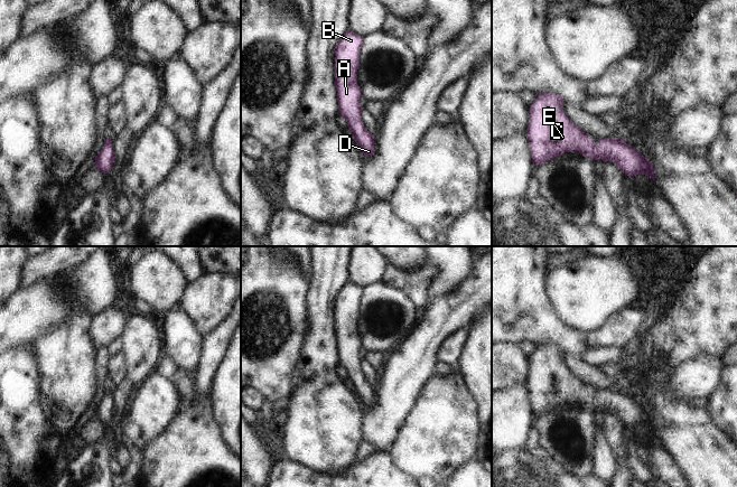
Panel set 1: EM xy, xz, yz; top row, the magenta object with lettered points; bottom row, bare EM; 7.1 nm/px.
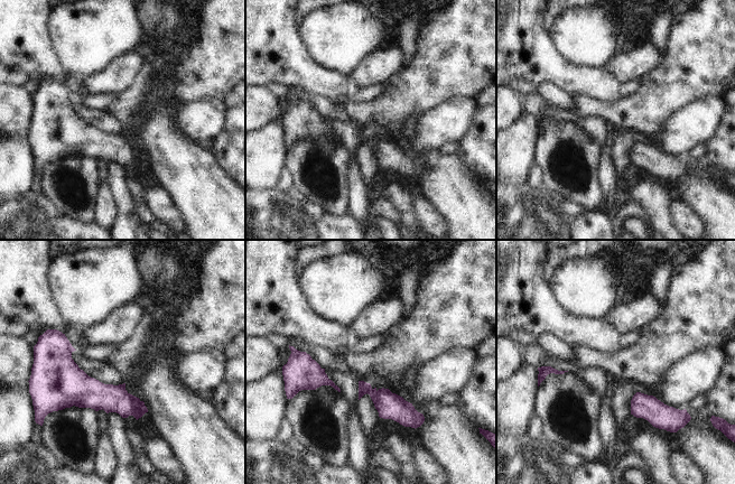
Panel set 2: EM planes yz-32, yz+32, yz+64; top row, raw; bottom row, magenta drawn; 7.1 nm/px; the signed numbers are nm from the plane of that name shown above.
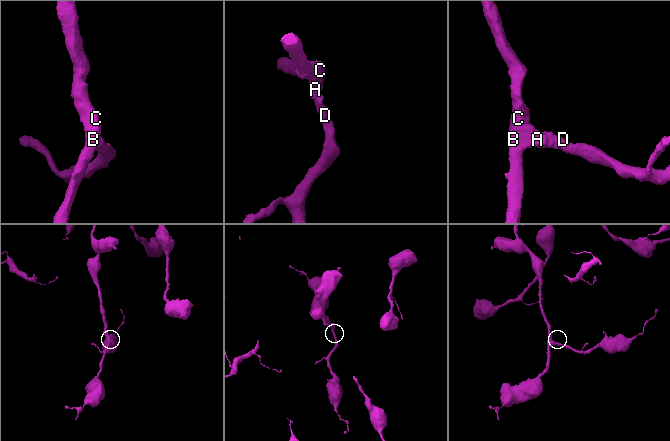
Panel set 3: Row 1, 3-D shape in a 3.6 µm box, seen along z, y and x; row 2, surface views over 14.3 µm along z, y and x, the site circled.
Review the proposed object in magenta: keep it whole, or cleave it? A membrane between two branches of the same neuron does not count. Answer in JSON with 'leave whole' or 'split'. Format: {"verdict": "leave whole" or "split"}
{"verdict": "leave whole"}

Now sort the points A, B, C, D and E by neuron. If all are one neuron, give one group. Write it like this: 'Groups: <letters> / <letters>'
Groups: A B C D E.

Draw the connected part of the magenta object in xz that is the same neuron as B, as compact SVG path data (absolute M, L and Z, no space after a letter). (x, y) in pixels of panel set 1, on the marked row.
M346 31L335 46L335 87L337 90L338 114L342 115L348 129L353 132L353 139L358 144L362 153L366 157L374 154L375 135L364 127L361 113L364 110L360 104L361 90L357 83L357 69L360 64L360 51L363 45L363 37Z

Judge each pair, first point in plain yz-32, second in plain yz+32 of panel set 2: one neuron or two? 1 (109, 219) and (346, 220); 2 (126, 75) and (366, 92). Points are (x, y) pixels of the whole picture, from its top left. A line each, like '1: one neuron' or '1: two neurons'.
1: two neurons
2: two neurons

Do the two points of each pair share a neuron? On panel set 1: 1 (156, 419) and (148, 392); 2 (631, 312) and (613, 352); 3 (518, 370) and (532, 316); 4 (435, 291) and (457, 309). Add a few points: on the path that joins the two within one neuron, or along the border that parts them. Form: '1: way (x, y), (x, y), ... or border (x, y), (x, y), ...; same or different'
1: way (154, 412), (154, 399); same
2: border (625, 345), (603, 345), (593, 348); different
3: border (503, 343), (515, 344); different
4: border (463, 281), (447, 294), (439, 296), (427, 305); different

